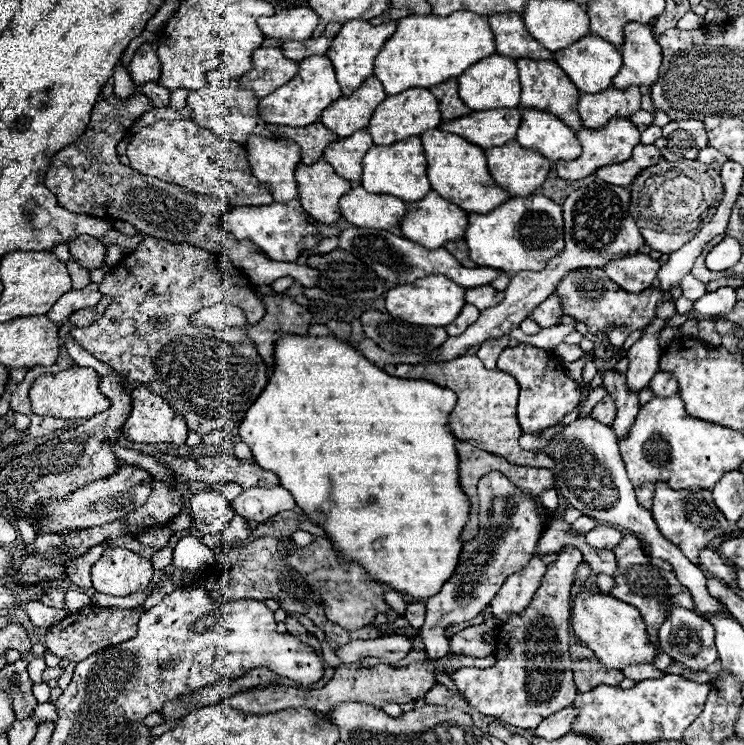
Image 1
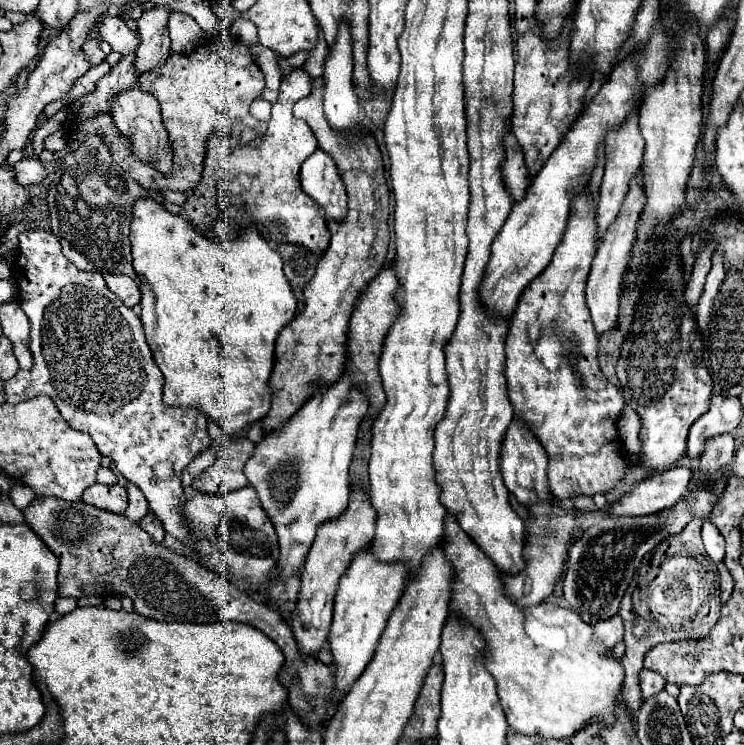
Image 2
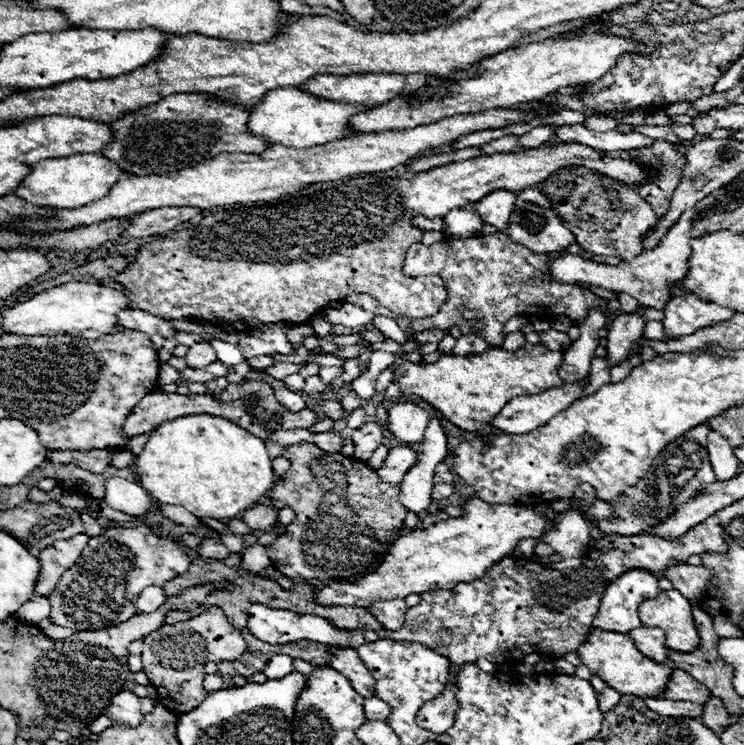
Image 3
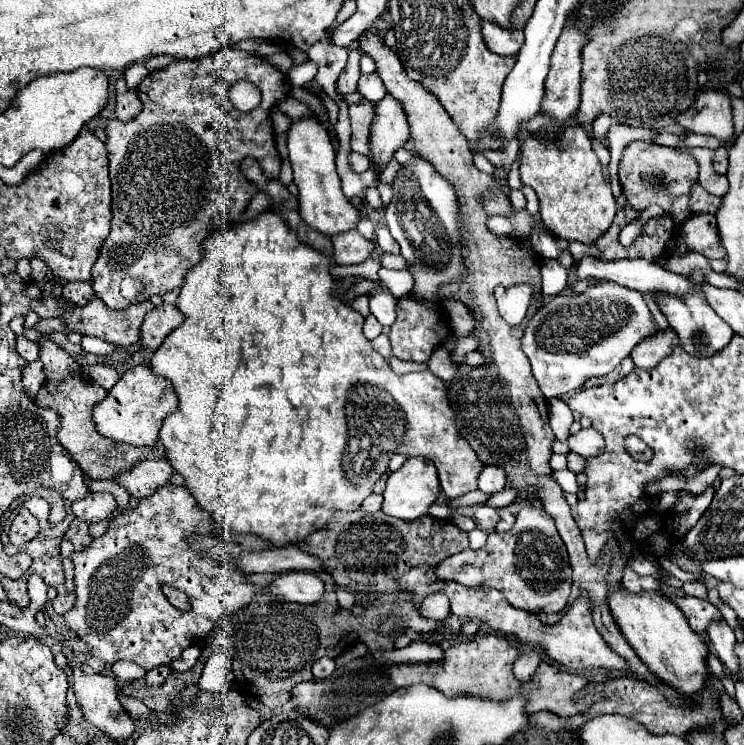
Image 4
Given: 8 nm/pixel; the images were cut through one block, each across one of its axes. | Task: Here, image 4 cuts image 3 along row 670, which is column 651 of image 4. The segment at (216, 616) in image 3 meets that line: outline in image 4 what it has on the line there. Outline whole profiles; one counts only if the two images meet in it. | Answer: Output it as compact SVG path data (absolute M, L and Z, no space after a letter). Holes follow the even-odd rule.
M632 142L624 148L620 160L620 184L628 198L628 204L636 210L644 210L650 204L658 204L666 214L672 216L676 226L684 224L694 212L688 210L692 186L698 182L698 162L692 154L682 154L674 148L656 146L648 142Z

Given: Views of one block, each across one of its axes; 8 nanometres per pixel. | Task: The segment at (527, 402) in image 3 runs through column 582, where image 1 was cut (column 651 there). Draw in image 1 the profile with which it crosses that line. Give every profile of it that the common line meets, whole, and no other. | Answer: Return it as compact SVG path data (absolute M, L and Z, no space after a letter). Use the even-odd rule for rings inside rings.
M656 372L650 382L650 388L654 396L674 396L678 394L678 380L668 372Z

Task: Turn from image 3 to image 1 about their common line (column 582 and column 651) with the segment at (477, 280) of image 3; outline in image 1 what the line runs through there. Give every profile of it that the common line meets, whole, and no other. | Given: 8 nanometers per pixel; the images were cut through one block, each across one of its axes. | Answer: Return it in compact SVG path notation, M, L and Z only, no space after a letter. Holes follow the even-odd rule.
M578 268L574 272L568 272L568 276L560 280L560 284L556 286L556 296L560 298L560 306L566 316L584 322L592 334L604 334L612 346L622 346L632 332L642 330L654 318L656 304L664 298L664 292L648 288L632 296L630 292L624 292L618 284L608 280L602 268ZM608 326L612 328L610 332L606 332Z

